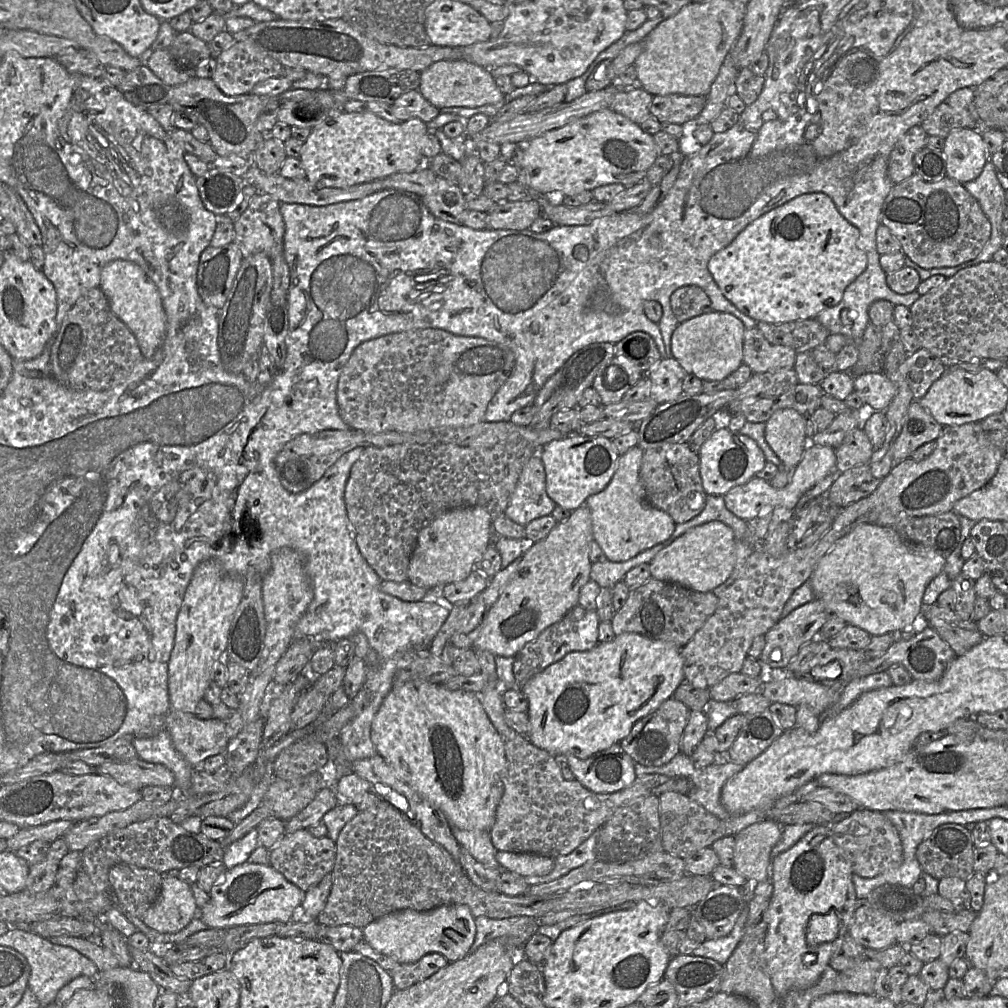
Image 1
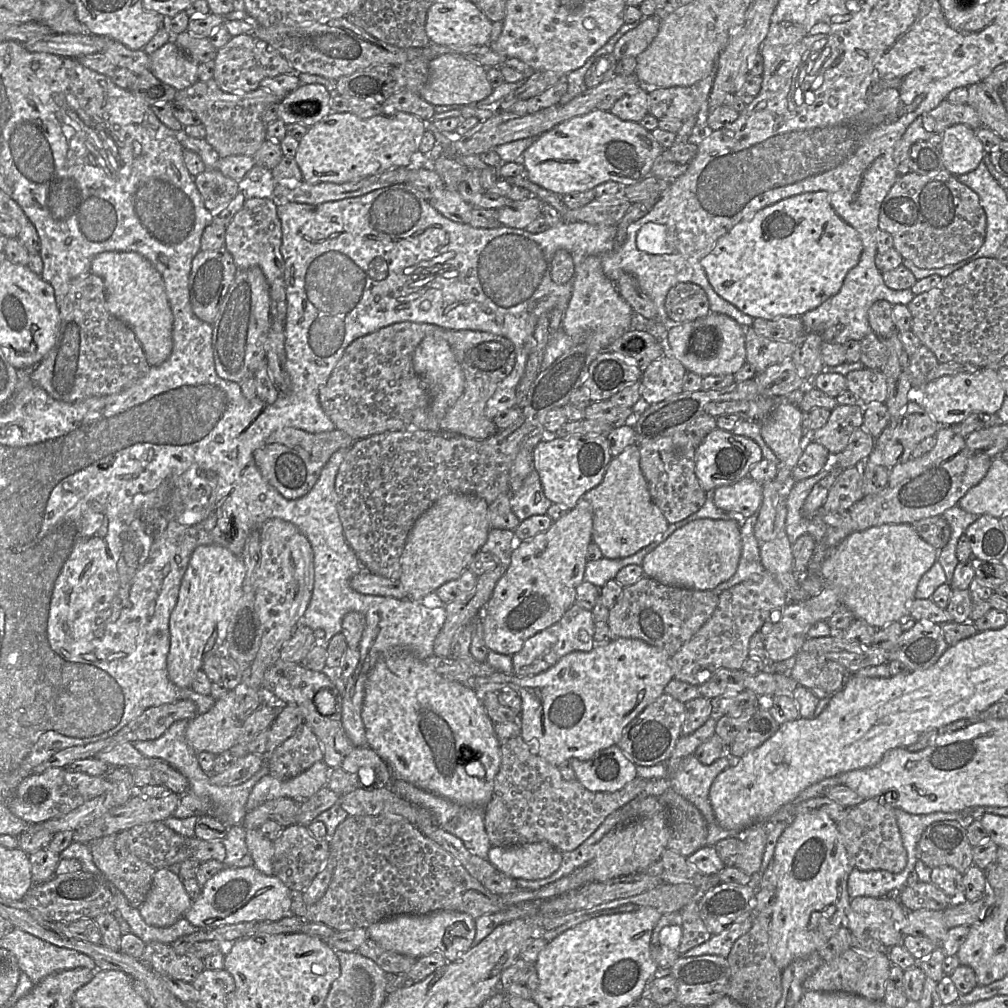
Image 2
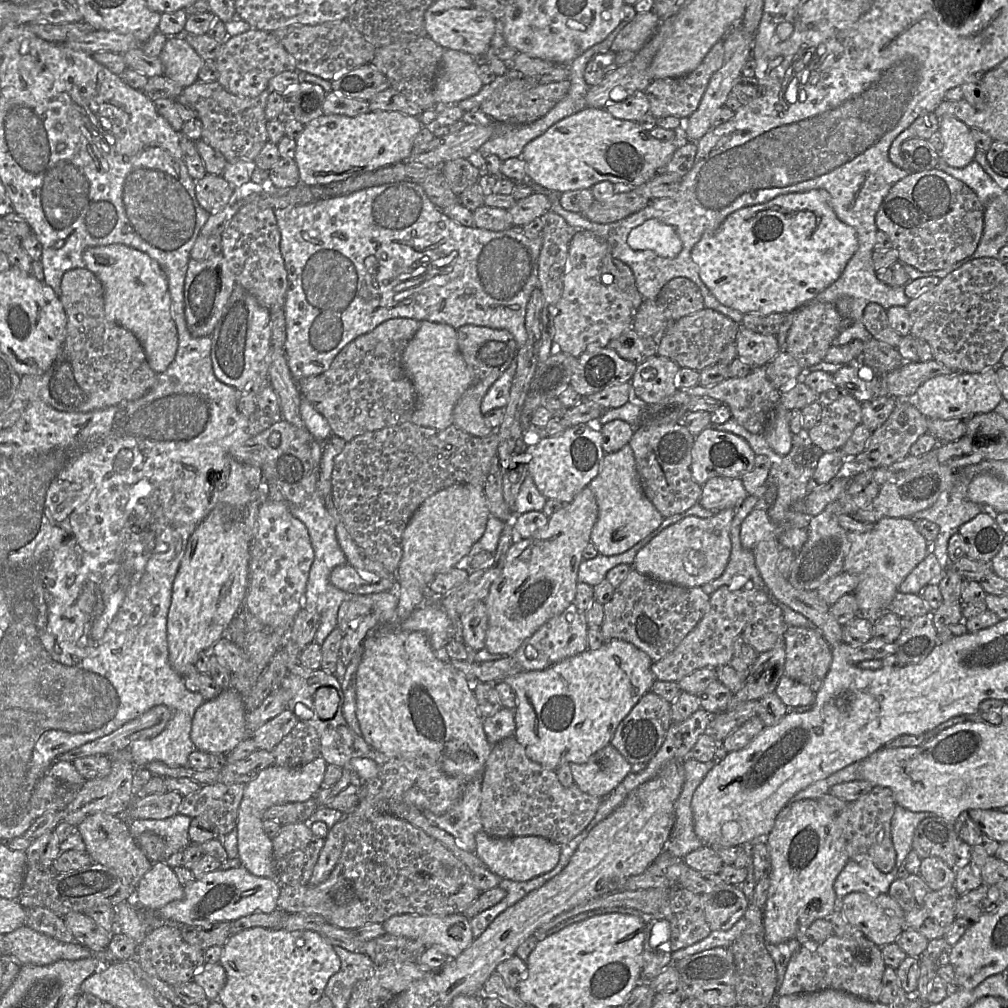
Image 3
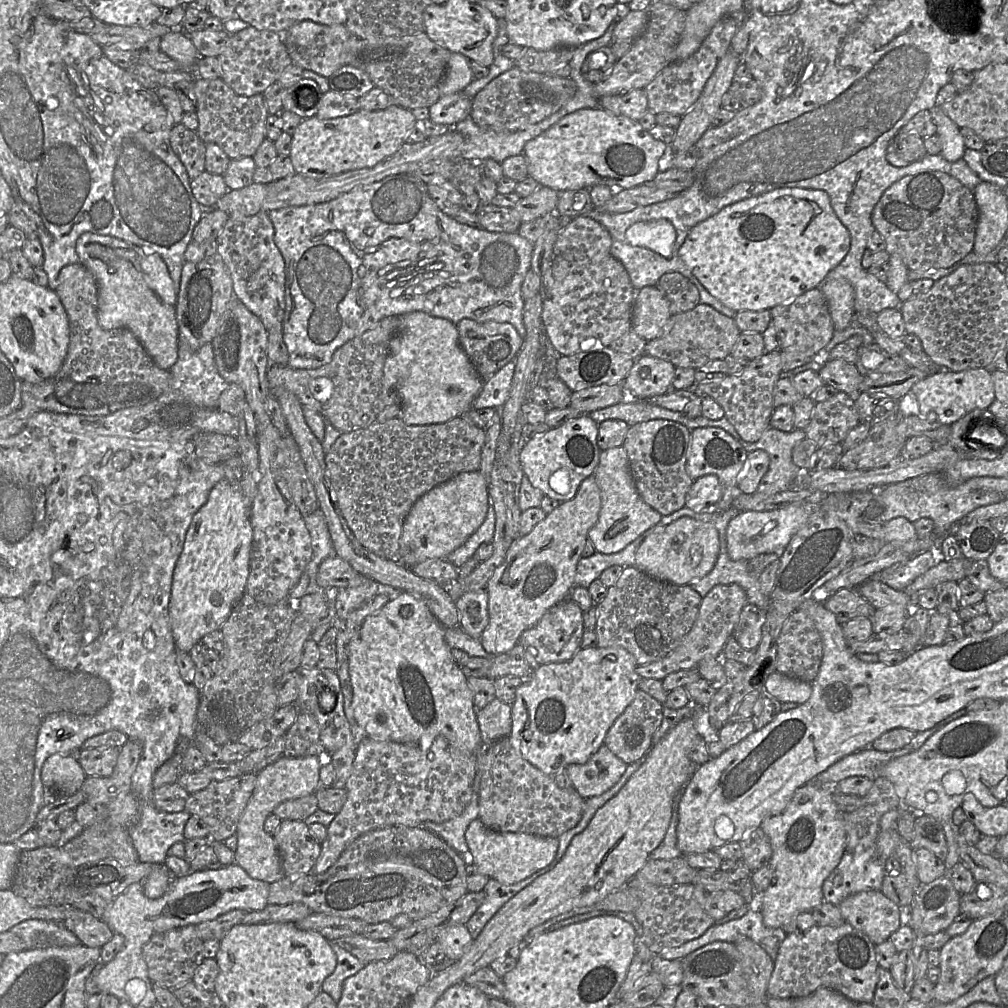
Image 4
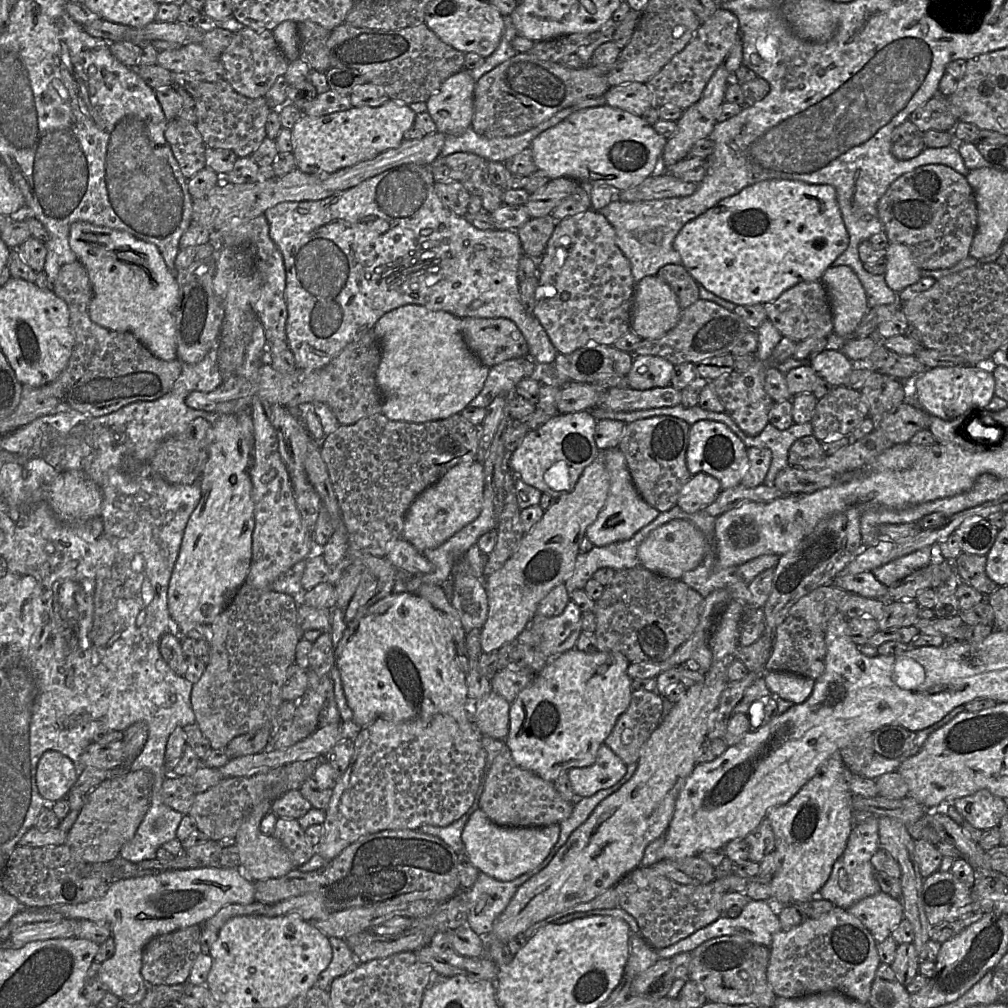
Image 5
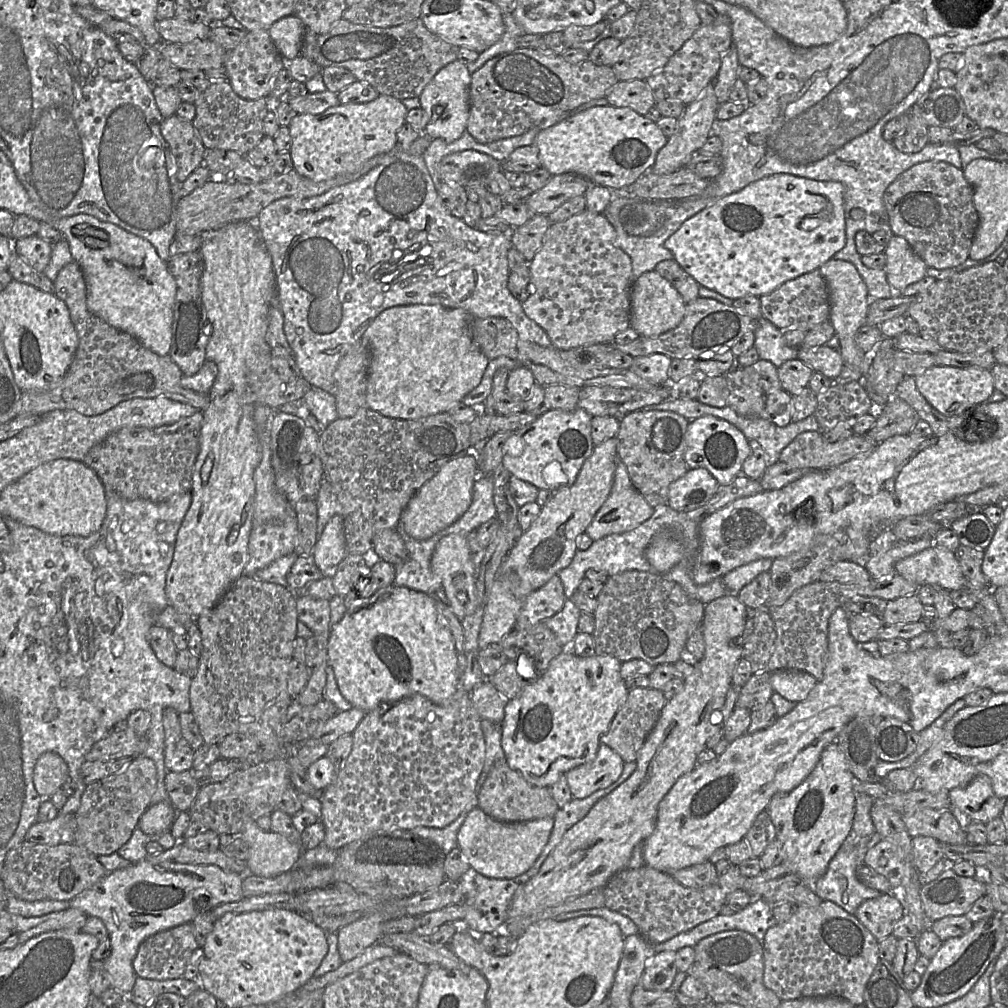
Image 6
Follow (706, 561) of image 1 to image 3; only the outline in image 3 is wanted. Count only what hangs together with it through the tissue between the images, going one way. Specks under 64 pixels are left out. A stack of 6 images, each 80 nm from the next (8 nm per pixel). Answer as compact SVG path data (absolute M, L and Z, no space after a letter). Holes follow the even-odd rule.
M724 509L710 518L687 516L665 529L642 547L633 568L661 582L683 587L701 587L720 577L731 553L730 528L735 509Z

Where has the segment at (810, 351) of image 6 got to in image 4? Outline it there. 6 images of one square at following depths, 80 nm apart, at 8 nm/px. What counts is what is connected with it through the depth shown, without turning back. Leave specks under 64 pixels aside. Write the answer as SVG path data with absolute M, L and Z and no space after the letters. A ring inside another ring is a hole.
M827 359L818 371L825 384L835 387L850 396L860 393L860 385L864 377L859 373L856 364L842 359Z

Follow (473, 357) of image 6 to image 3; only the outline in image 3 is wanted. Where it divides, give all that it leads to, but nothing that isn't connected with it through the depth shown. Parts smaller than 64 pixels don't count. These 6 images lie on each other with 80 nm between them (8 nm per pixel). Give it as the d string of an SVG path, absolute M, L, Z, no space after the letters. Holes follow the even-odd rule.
M420 321L420 327L402 355L402 365L416 392L411 422L446 429L453 424L453 409L471 383L471 374L459 350L457 330L445 323Z

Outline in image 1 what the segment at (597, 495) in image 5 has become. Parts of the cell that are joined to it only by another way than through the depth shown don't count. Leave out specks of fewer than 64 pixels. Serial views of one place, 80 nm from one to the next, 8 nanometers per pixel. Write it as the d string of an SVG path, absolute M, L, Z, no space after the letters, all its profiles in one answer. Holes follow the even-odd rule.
M585 504L572 511L568 519L558 522L545 539L533 543L521 556L517 570L488 611L483 629L472 648L487 650L494 656L514 657L527 643L578 605L580 590L590 580L592 563L589 553L593 540L591 512Z

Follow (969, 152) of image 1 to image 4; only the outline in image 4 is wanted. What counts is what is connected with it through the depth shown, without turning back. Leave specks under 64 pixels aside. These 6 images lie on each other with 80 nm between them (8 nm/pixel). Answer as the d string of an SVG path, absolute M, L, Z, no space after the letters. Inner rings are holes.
M940 104L935 105L930 111L937 127L936 134L942 144L940 155L949 162L956 162L963 157L966 149L960 128L942 110Z

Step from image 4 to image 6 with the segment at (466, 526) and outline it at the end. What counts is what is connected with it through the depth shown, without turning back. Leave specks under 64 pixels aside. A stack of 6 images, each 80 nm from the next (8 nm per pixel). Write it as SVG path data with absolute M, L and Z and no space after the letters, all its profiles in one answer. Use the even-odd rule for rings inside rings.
M467 454L445 463L436 475L422 485L404 508L400 521L414 539L426 540L458 520L472 501L473 485L478 475L477 455Z

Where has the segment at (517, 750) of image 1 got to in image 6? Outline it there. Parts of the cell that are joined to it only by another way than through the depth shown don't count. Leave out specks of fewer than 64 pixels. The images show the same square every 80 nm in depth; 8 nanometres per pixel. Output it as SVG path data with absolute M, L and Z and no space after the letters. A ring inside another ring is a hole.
M506 760L497 761L489 773L479 795L478 807L493 819L506 823L554 818L560 809L549 787L530 784L520 773L511 769Z

